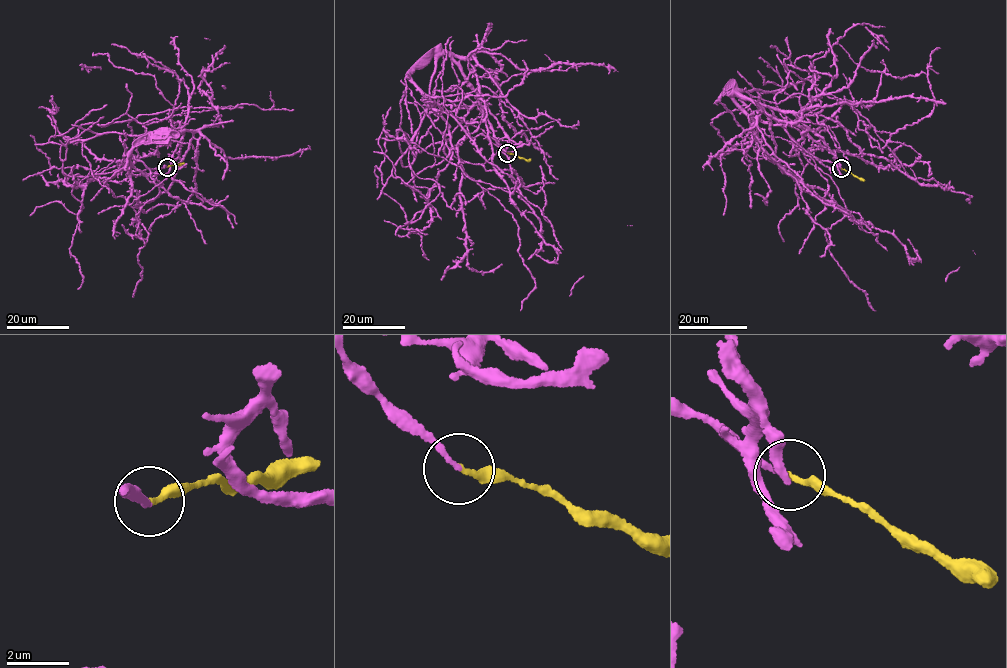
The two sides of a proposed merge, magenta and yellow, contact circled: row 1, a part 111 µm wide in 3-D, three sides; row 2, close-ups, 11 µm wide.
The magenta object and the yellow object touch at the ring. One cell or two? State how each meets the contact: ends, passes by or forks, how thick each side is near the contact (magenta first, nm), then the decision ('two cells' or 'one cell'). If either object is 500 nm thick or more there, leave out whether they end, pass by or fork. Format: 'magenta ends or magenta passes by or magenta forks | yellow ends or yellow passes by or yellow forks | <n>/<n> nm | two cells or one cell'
magenta ends | yellow ends | 150/200 nm | one cell

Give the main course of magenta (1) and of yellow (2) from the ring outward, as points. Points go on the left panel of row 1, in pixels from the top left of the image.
1: (167, 166), (128, 171), (136, 145), (181, 129), (169, 111), (125, 121), (168, 135), (177, 76), (111, 44)
2: (167, 166), (184, 163)

